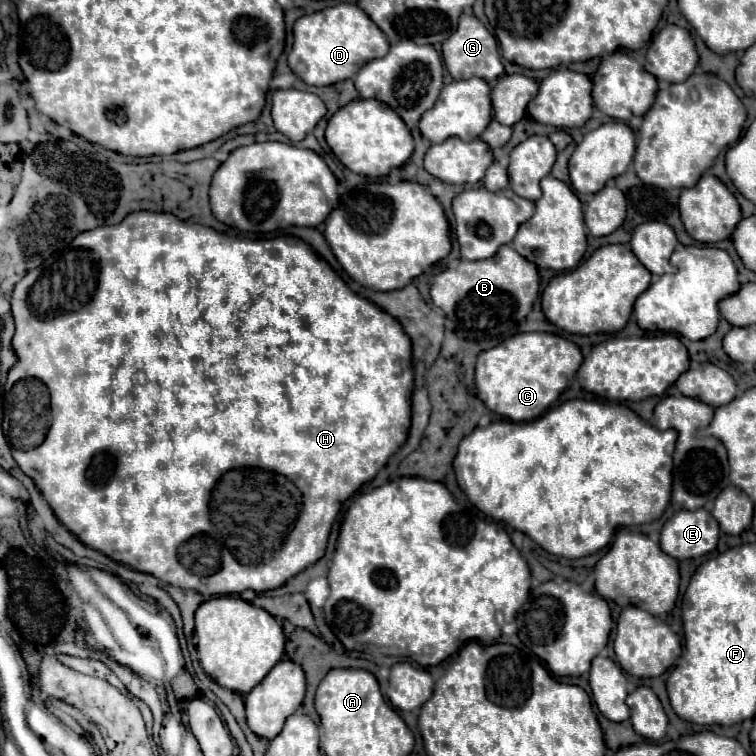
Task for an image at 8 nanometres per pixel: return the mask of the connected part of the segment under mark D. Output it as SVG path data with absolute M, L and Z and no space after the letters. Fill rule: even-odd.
M337 4L301 16L293 26L293 38L293 50L287 56L287 64L309 86L329 86L353 78L367 62L389 52L385 34L357 4Z

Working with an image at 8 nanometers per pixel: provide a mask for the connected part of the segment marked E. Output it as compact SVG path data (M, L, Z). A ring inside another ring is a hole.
M705 508L675 512L661 530L661 550L677 560L697 558L715 550L719 524Z

